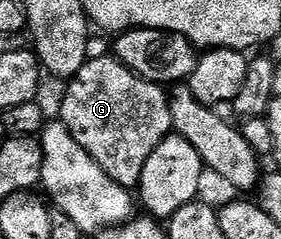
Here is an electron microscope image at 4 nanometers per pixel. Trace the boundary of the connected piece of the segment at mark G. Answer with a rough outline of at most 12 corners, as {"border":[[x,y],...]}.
{"border":[[112,54],[64,85],[60,123],[133,190],[173,132],[169,92]]}

